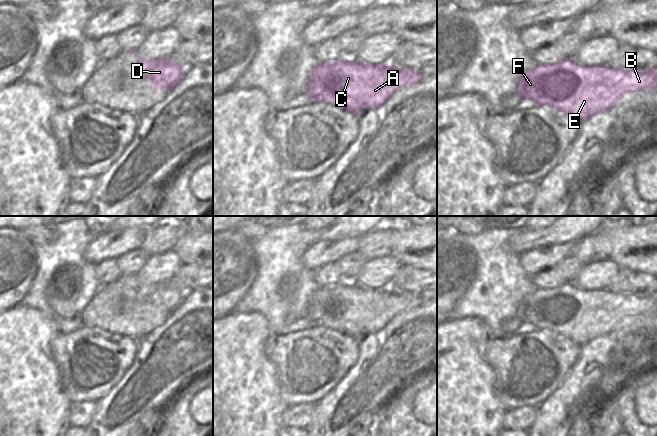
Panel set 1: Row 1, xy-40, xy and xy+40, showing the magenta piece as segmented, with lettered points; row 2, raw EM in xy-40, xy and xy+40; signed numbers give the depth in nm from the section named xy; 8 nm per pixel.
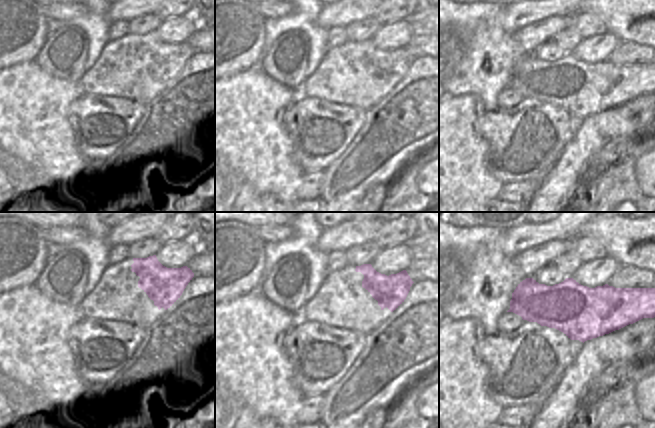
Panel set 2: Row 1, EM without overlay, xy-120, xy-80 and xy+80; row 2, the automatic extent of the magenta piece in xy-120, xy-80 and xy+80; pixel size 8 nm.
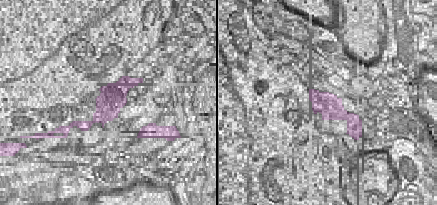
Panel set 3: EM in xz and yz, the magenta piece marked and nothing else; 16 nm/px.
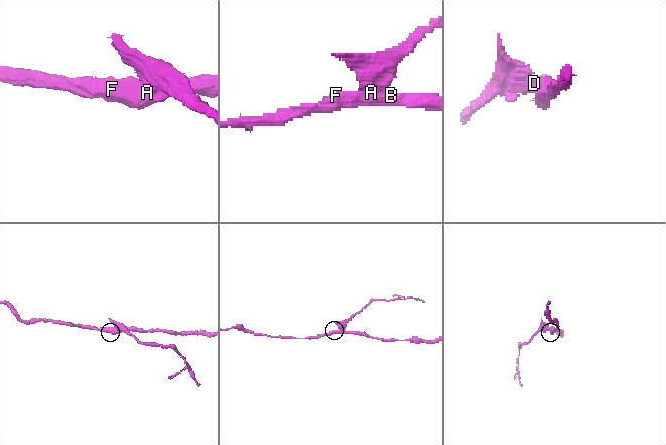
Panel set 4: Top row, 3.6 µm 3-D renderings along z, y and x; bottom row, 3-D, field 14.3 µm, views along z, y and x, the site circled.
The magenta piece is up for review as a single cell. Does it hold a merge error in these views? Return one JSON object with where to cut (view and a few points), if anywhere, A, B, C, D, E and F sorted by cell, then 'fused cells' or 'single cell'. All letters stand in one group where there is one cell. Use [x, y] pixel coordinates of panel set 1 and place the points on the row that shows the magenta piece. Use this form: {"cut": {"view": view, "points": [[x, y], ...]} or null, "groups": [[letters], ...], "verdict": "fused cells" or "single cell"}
{"cut": {"view": "xy", "points": [[367, 64], [373, 65]]}, "groups": [["A", "B", "C", "E", "F"], ["D"]], "verdict": "fused cells"}

